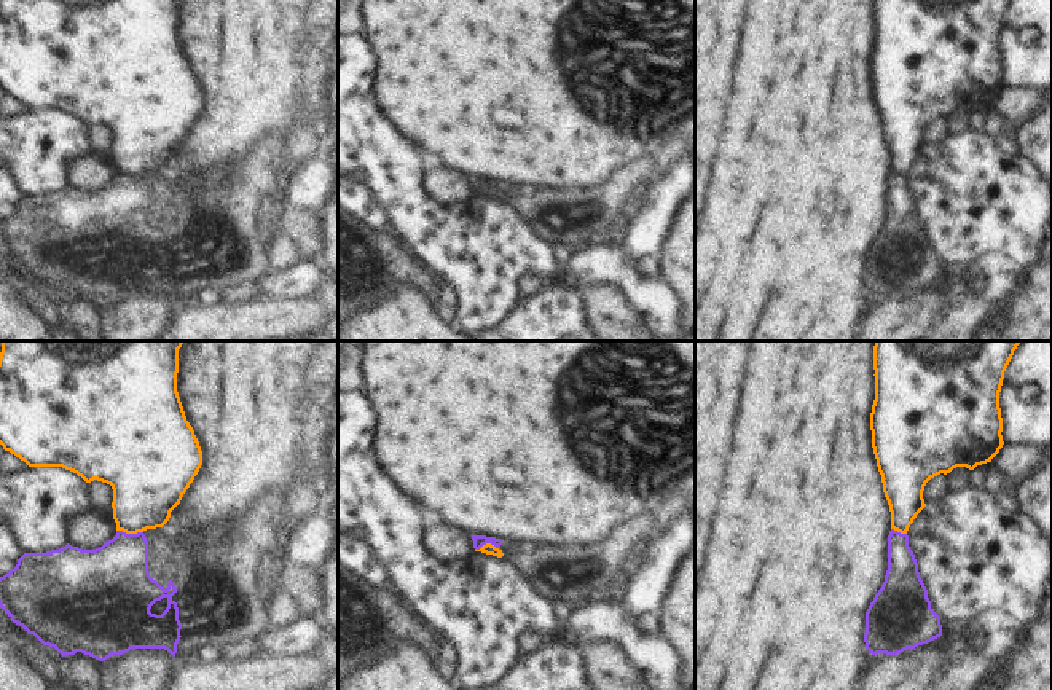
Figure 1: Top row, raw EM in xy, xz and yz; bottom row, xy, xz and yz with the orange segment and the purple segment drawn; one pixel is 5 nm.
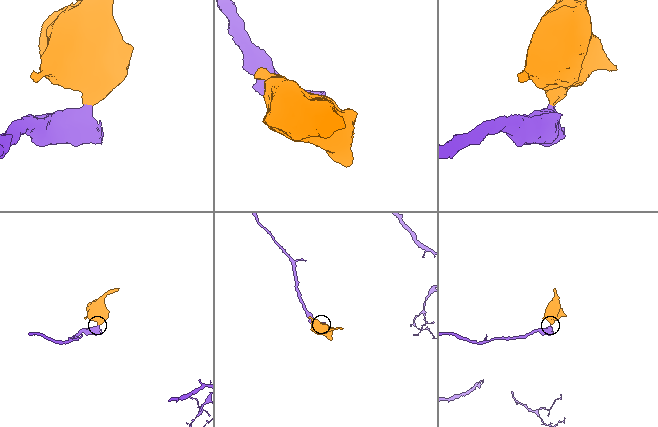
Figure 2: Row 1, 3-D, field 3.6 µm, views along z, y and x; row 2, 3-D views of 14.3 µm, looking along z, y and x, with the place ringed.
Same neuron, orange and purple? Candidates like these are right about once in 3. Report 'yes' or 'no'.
no

